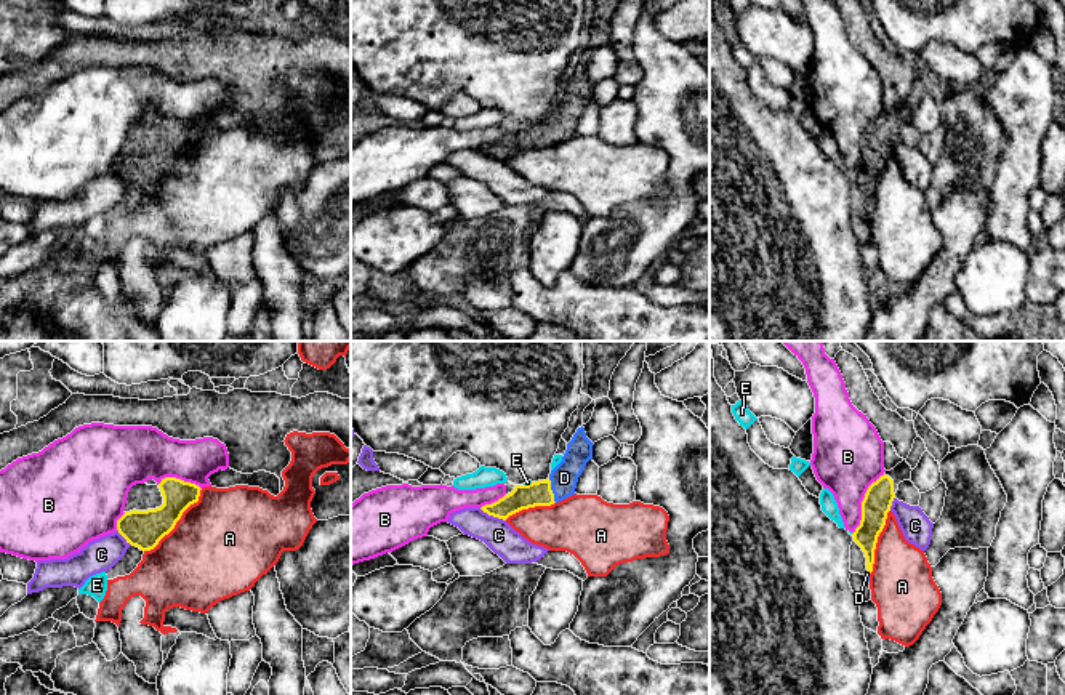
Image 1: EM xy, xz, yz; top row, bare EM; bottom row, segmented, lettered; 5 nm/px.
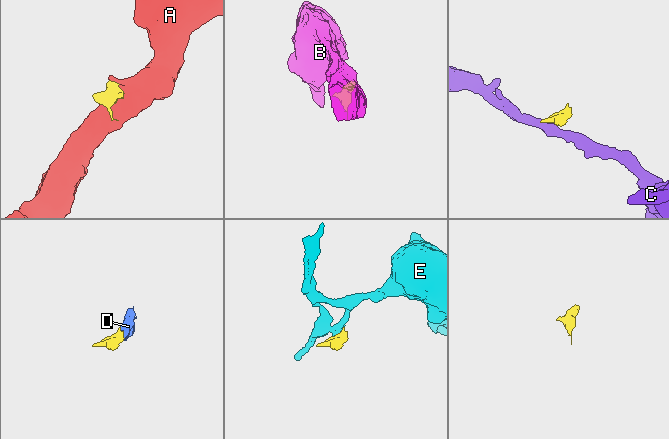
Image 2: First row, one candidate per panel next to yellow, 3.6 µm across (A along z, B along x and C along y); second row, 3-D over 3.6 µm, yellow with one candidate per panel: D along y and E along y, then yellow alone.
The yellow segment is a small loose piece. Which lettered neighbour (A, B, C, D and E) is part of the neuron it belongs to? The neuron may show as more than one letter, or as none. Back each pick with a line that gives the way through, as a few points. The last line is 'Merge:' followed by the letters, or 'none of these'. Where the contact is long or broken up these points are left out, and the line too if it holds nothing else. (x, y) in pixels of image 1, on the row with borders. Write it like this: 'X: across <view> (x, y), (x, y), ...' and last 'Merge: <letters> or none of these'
Merge: D

